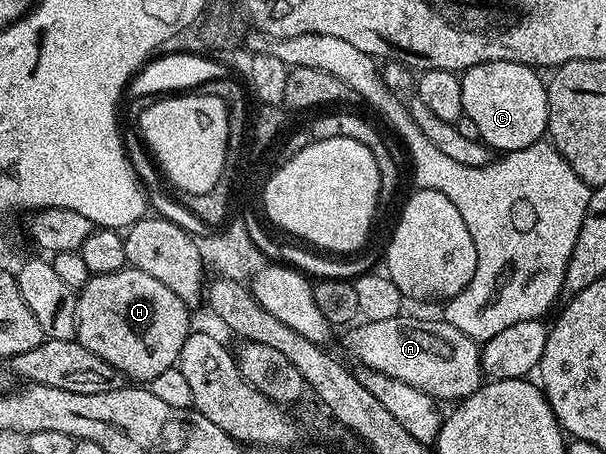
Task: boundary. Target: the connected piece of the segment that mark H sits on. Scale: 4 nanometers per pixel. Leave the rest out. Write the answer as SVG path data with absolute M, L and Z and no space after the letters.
M124 268L112 274L93 274L77 294L75 304L77 341L85 348L89 348L93 356L99 356L105 364L119 371L124 379L135 384L149 384L153 376L161 376L161 372L172 369L178 363L179 350L192 329L191 318L186 312L188 313L179 299L172 296L160 282L153 280L153 276L145 272Z

